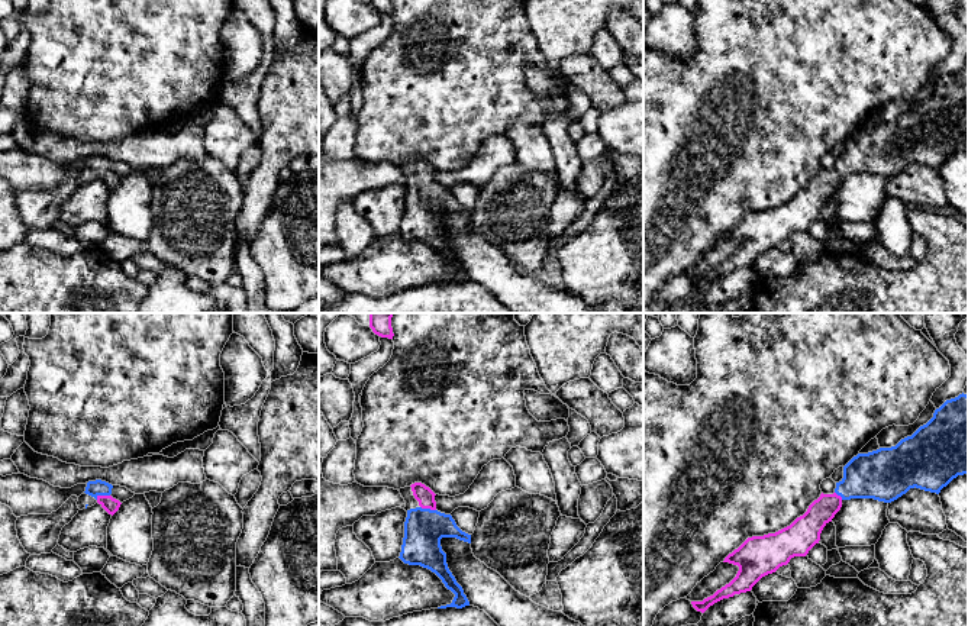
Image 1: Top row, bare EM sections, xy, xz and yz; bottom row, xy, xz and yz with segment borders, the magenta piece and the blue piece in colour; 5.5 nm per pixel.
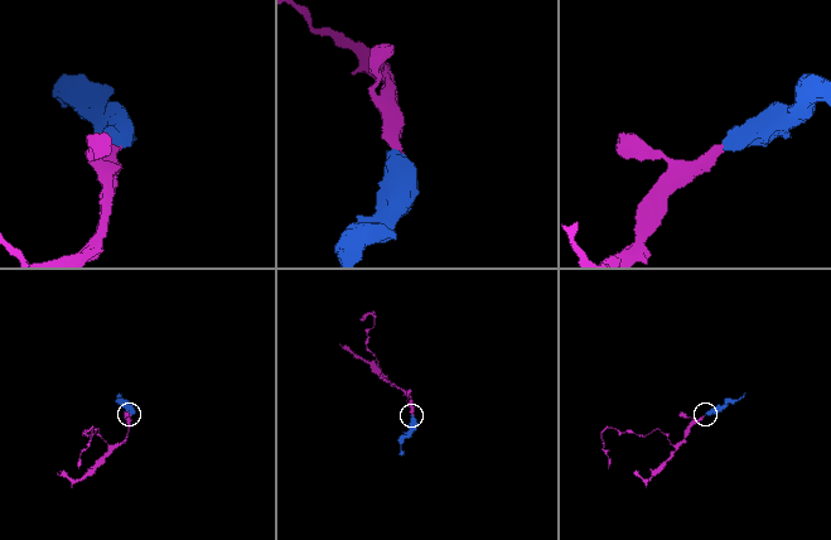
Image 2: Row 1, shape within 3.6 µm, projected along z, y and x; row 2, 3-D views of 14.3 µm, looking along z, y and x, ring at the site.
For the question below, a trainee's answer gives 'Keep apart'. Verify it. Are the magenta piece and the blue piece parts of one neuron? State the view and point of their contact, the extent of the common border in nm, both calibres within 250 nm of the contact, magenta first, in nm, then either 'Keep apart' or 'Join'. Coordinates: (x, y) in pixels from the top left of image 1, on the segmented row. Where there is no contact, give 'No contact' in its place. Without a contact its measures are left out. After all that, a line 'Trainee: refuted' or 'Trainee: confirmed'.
Touches magenta at xy (102, 496). Shared border 80 nm. Thickness 90 nm (magenta) against 90 nm. Join
Trainee: refuted

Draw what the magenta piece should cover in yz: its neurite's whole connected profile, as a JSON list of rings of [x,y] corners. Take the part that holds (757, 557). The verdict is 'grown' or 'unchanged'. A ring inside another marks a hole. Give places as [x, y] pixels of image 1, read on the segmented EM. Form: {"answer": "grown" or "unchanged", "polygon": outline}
{"answer": "grown", "polygon": [[[962,393],[946,400],[935,410],[933,417],[926,425],[920,426],[911,436],[901,439],[896,446],[854,456],[843,467],[843,478],[836,483],[835,493],[822,493],[807,512],[790,526],[775,533],[748,538],[723,561],[739,567],[736,577],[713,596],[703,601],[691,601],[691,604],[697,612],[704,613],[723,598],[751,591],[762,577],[787,565],[791,558],[806,556],[819,543],[823,527],[840,510],[843,500],[874,498],[891,503],[914,487],[939,494],[954,478],[964,474],[968,474],[968,396]]]}

